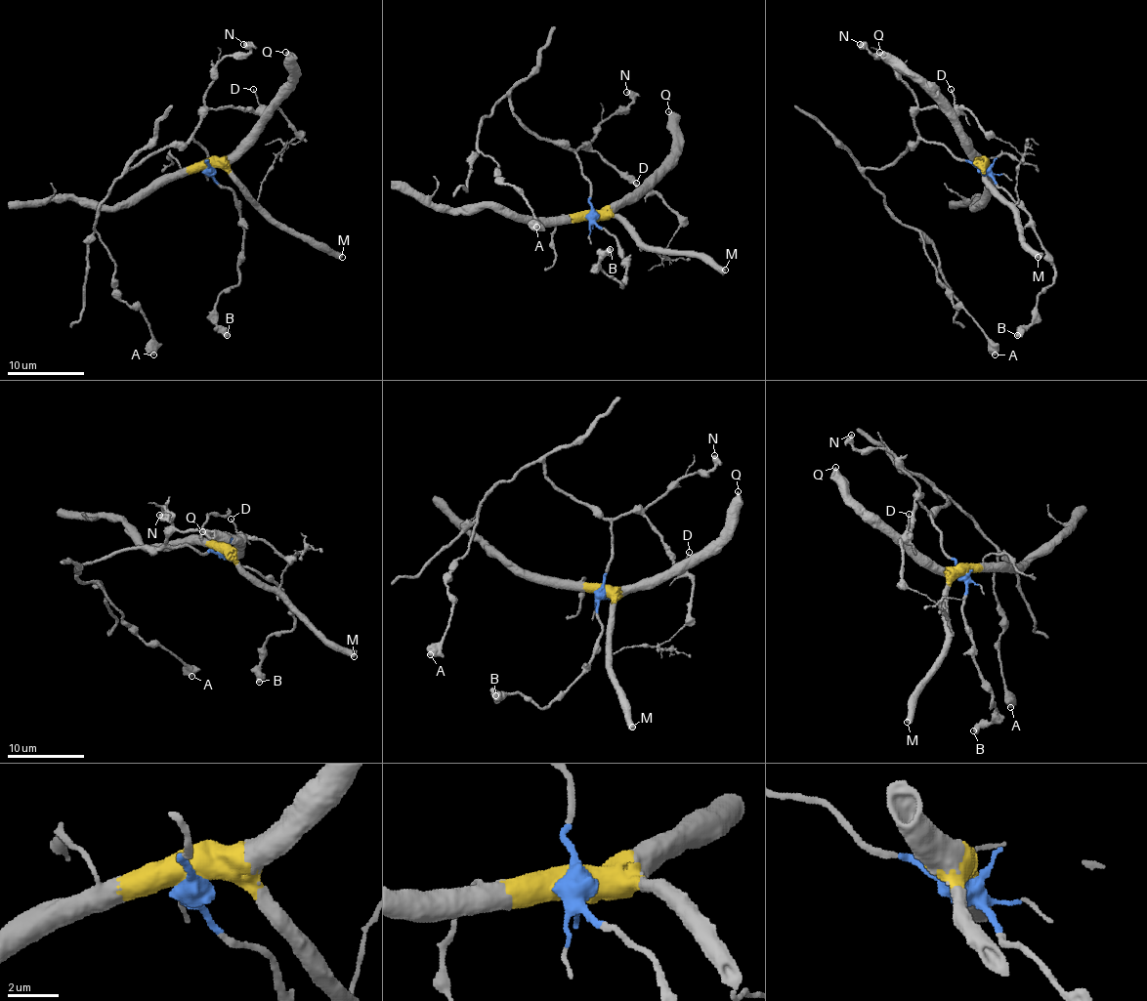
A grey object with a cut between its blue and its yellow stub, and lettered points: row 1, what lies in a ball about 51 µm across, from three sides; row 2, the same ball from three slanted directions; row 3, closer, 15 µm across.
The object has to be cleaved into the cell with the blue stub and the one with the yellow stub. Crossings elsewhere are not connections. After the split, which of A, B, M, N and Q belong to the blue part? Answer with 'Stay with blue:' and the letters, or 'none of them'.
Stay with blue: A, B, N

